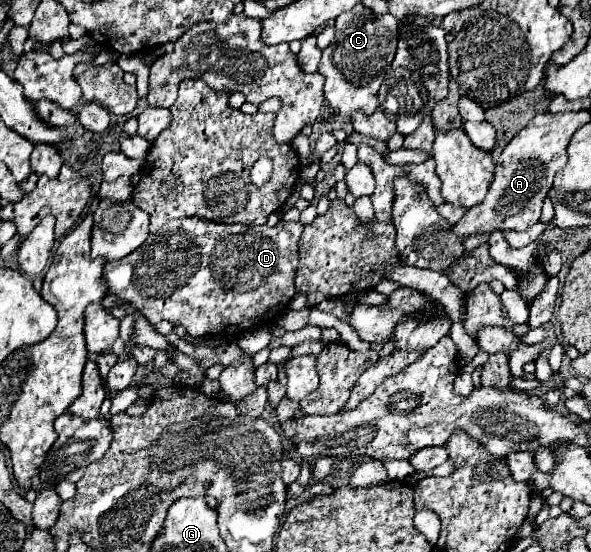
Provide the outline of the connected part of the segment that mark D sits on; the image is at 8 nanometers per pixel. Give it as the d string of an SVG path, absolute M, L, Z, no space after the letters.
M179 218L179 220L169 220L157 234L151 234L145 242L145 246L141 246L141 250L135 250L133 254L129 254L129 258L121 258L115 262L107 262L103 268L103 278L107 280L107 286L113 294L117 294L121 300L129 302L131 306L135 306L153 326L161 320L167 320L171 324L181 324L187 334L191 336L219 336L219 334L245 334L255 326L267 324L271 320L275 320L283 310L289 308L289 302L295 296L295 270L299 264L299 256L297 256L297 242L301 238L301 230L303 224L301 222L285 222L281 220L277 226L245 226L245 224L217 224L217 222L209 222L203 218Z

